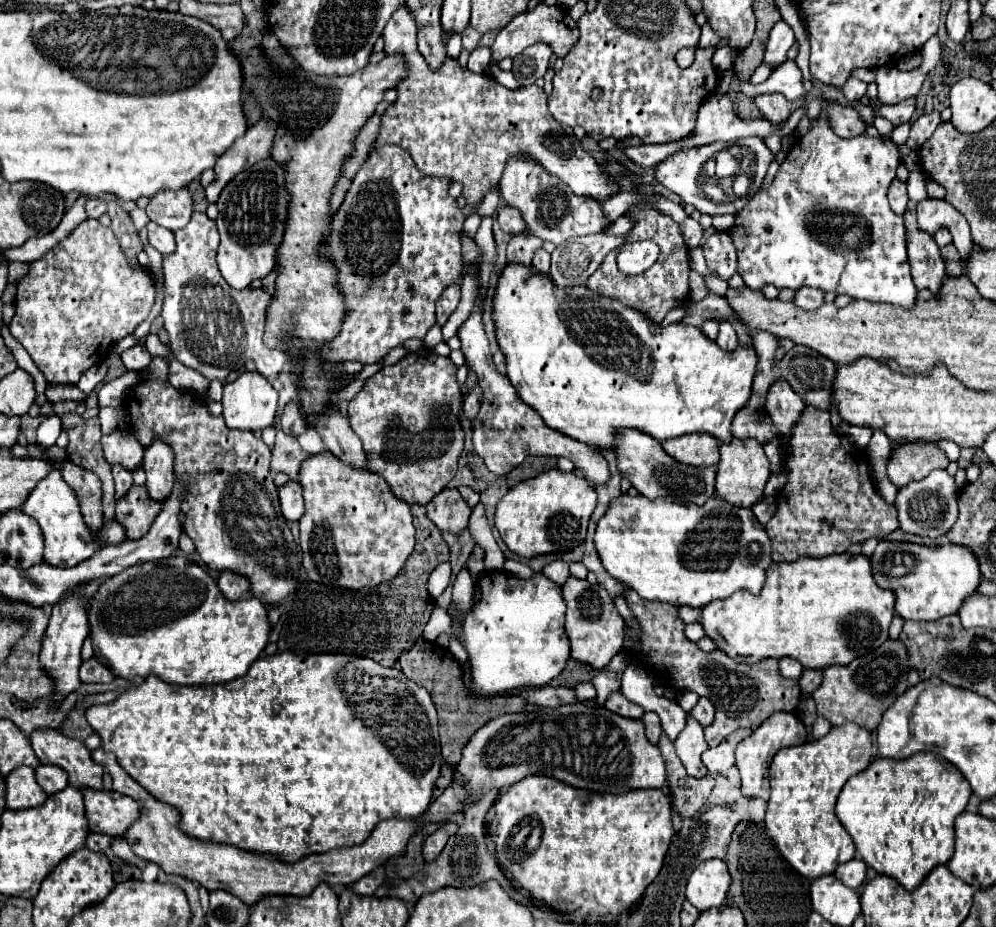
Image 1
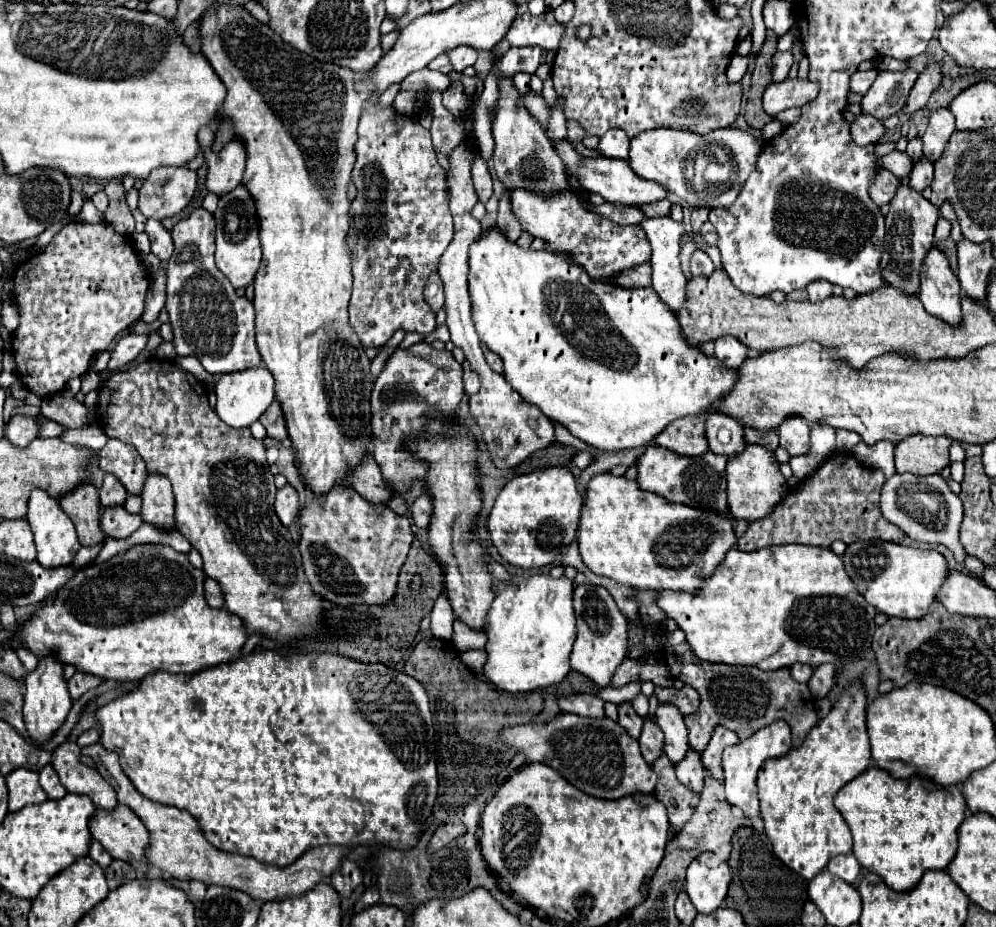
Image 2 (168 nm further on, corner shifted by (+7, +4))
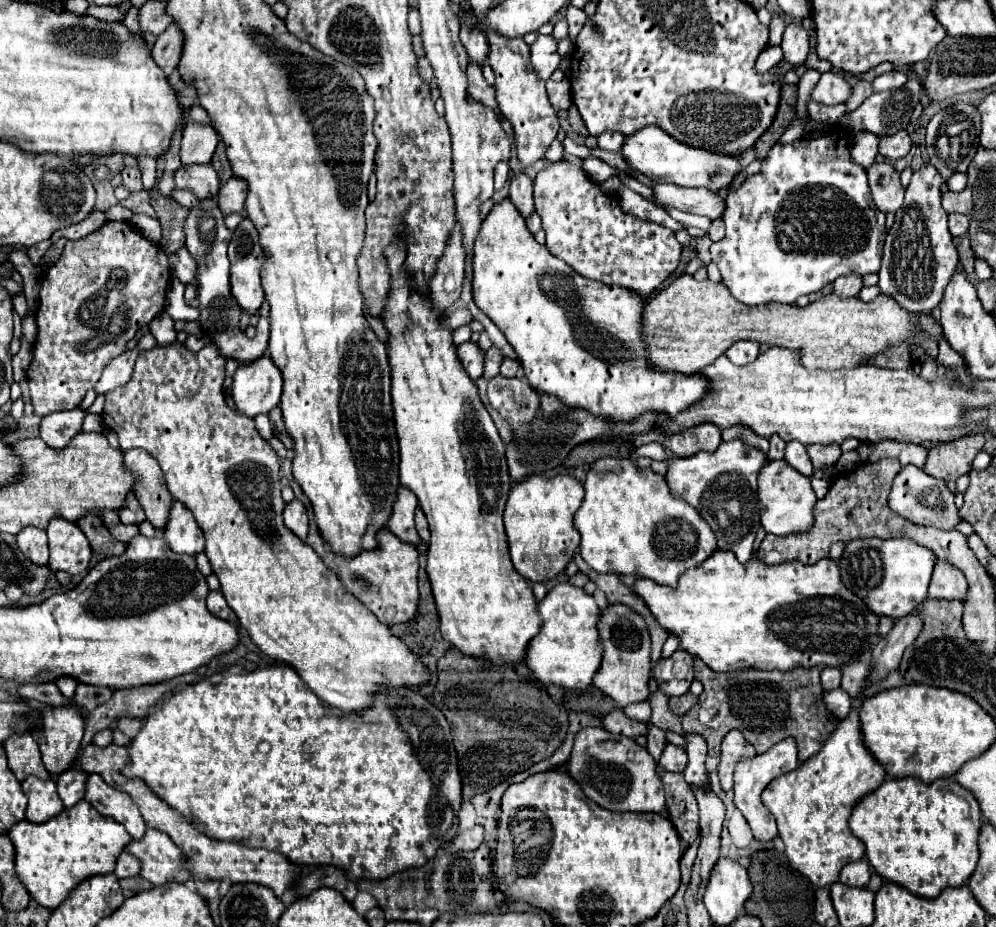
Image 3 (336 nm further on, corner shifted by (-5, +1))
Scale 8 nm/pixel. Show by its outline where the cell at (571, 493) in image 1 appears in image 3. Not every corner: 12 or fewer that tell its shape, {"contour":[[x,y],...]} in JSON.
{"contour":[[568,474],[514,486],[504,528],[514,568],[552,580],[580,544],[584,486]]}

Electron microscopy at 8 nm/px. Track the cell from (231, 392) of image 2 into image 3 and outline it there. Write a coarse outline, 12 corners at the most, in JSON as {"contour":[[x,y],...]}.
{"contour":[[268,354],[236,370],[232,398],[248,418],[280,404]]}

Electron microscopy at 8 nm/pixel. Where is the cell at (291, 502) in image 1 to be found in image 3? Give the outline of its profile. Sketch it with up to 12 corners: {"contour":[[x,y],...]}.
{"contour":[[300,500],[284,508],[284,524],[306,538],[308,512]]}

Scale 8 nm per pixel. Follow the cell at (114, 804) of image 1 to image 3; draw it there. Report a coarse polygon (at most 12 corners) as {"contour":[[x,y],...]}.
{"contour":[[146,828],[128,842],[140,876],[154,886],[190,878],[170,836]]}

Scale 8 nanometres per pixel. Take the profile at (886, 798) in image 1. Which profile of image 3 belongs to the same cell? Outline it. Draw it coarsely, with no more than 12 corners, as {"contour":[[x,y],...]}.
{"contour":[[884,780],[848,824],[884,880],[964,886],[980,806],[950,780]]}

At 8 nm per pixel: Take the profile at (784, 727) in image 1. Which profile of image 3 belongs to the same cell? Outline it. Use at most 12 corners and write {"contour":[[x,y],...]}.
{"contour":[[796,740],[740,760],[734,804],[756,840],[778,834],[760,800],[772,778],[798,766]]}

